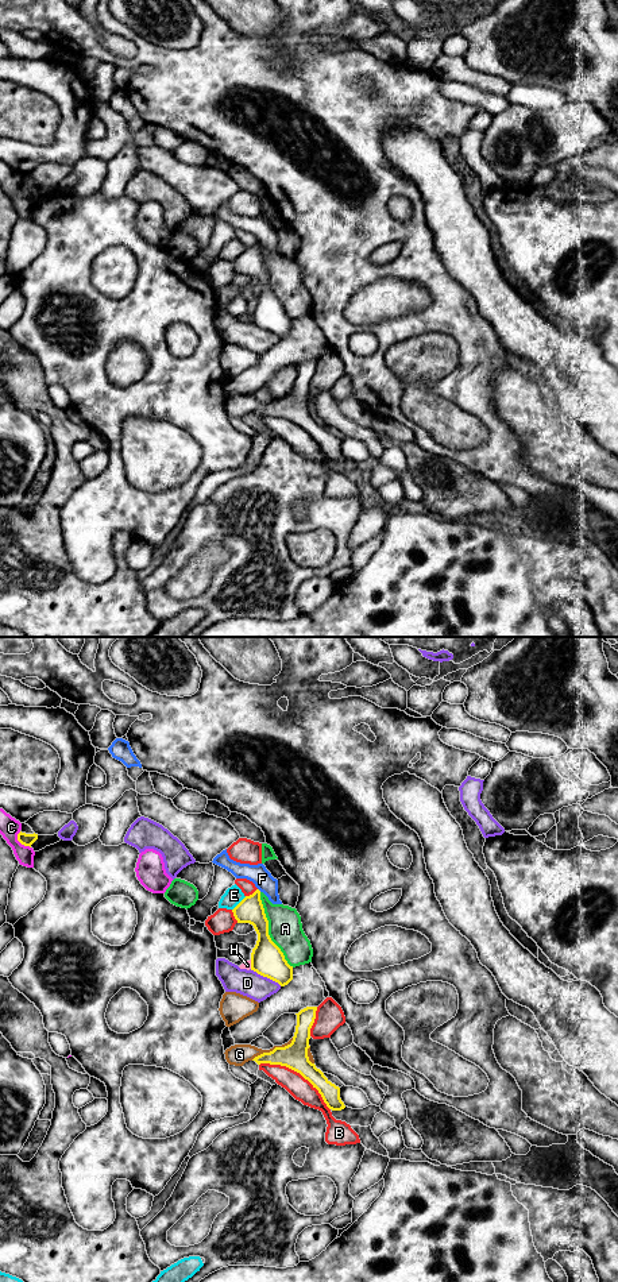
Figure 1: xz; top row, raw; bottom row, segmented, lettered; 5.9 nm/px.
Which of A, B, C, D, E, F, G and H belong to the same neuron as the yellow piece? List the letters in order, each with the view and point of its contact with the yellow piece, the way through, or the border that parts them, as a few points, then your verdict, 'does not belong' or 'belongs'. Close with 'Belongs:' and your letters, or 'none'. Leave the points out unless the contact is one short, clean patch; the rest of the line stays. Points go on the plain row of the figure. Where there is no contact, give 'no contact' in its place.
A: xz (267, 282) | does not belong
B: xz (298, 424) | does not belong
C: xz (20, 194) | does not belong
D: xz (266, 328) | along xz (250, 321), (281, 338) | does not belong
E: xz (239, 255) | does not belong
F: no contact | does not belong
G: xz (274, 401) | does not belong
H: xz (251, 316) | along xz (250, 312), (251, 320) | does not belong
Belongs: none

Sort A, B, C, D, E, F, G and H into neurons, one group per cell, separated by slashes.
A / B / C / D / E / F / G / H

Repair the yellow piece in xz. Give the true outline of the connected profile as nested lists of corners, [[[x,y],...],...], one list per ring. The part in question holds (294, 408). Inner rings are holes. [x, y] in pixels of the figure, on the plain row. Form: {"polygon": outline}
{"polygon": [[[306,359],[297,367],[297,378],[293,393],[285,399],[275,399],[270,405],[263,405],[255,409],[258,417],[270,416],[286,418],[300,425],[308,432],[313,440],[318,443],[327,459],[332,463],[341,463],[345,460],[340,451],[340,440],[332,436],[324,425],[309,413],[308,401],[310,391],[310,381],[316,371],[317,359]]]}

